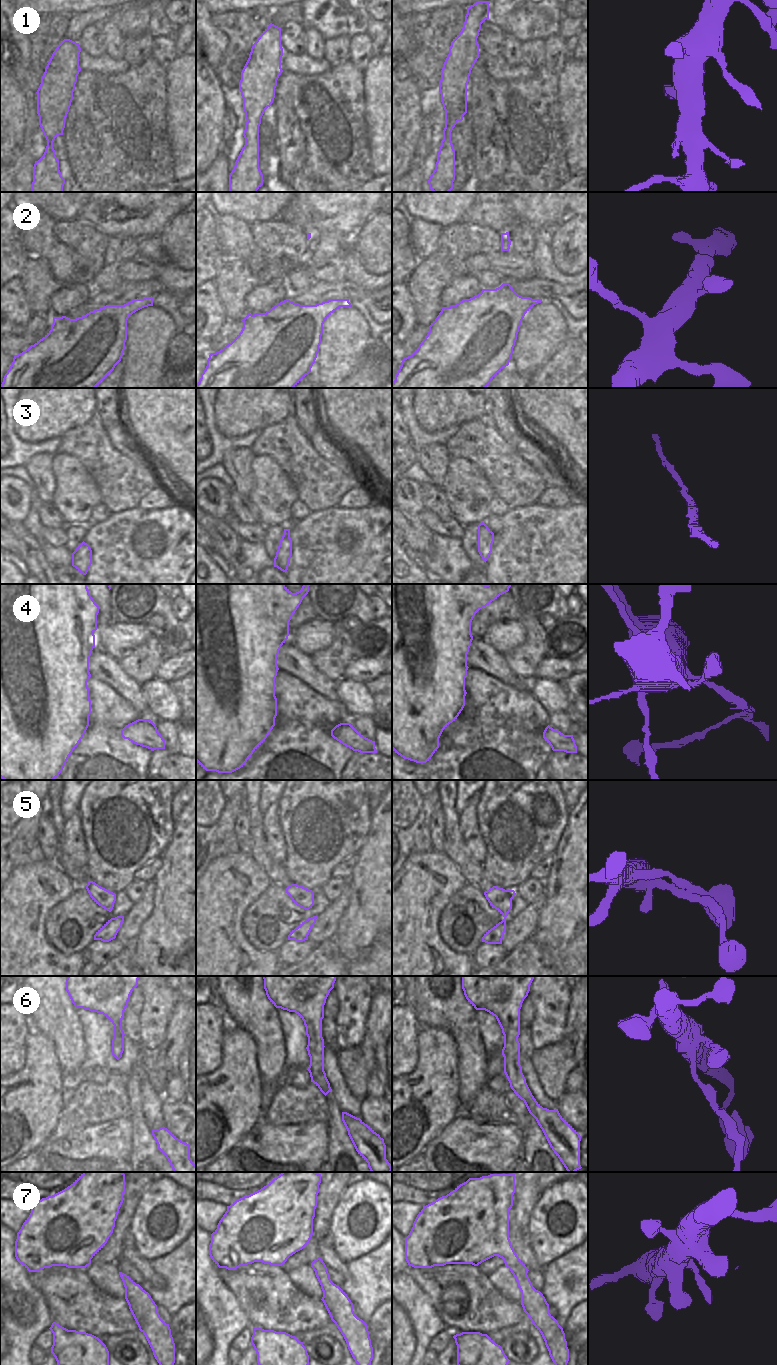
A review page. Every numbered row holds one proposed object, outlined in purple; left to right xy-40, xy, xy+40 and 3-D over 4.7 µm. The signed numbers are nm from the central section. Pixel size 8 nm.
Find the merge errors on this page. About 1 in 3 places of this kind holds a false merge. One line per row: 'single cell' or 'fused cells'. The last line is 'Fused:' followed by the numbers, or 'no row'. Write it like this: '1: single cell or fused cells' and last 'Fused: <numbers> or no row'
1: single cell
2: single cell
3: single cell
4: fused cells
5: single cell
6: fused cells
7: single cell
Fused: 4, 6

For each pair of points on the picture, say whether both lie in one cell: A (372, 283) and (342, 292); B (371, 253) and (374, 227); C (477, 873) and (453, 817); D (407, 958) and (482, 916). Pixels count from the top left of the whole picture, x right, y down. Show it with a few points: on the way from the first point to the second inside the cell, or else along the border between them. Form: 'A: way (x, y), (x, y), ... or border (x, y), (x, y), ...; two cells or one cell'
A: border (345, 279), (351, 280), (368, 290), (381, 289); two cells
B: way (374, 247), (374, 233); one cell
C: way (463, 859), (454, 846), (454, 831); one cell
D: border (439, 916), (440, 938), (451, 949), (462, 952); two cells

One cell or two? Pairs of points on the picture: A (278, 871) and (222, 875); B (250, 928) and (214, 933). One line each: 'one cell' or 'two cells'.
A: two cells
B: two cells

